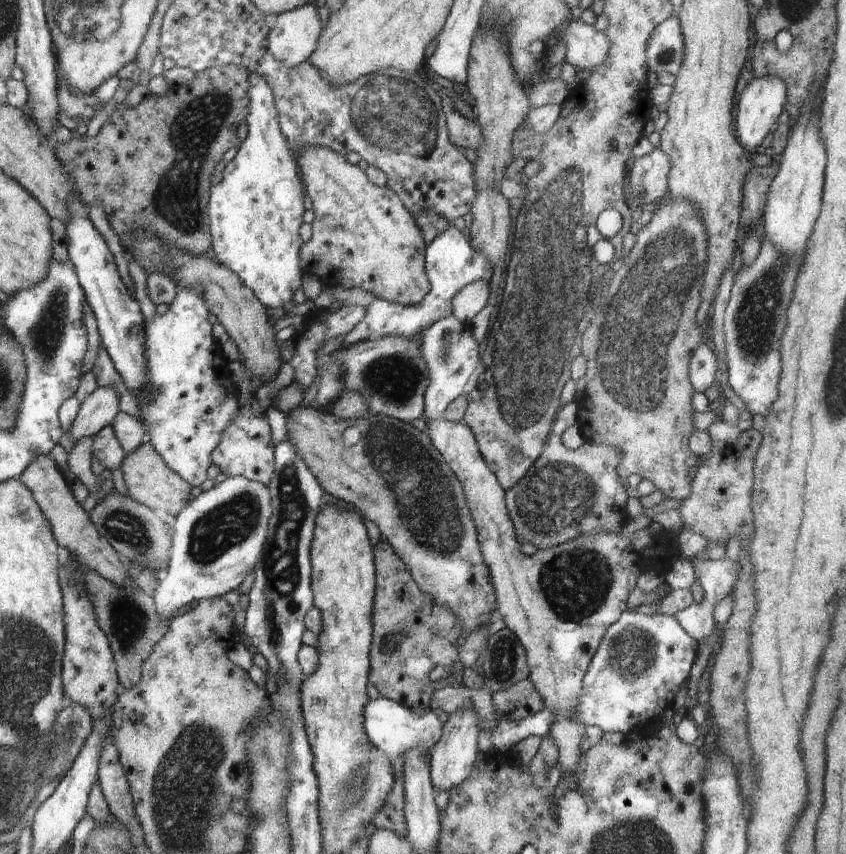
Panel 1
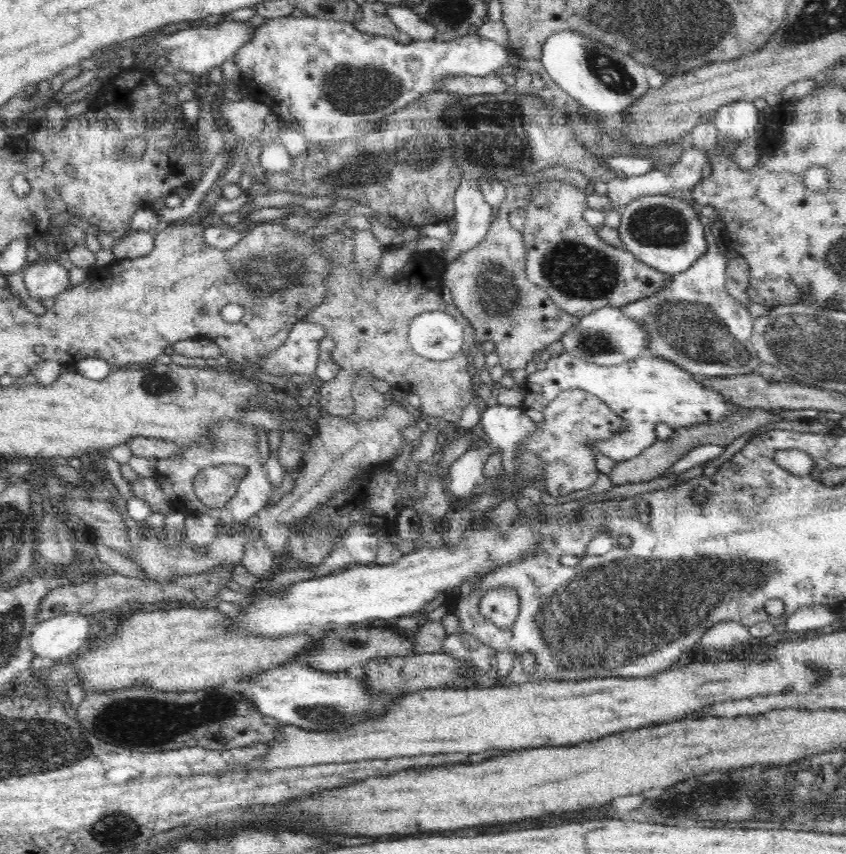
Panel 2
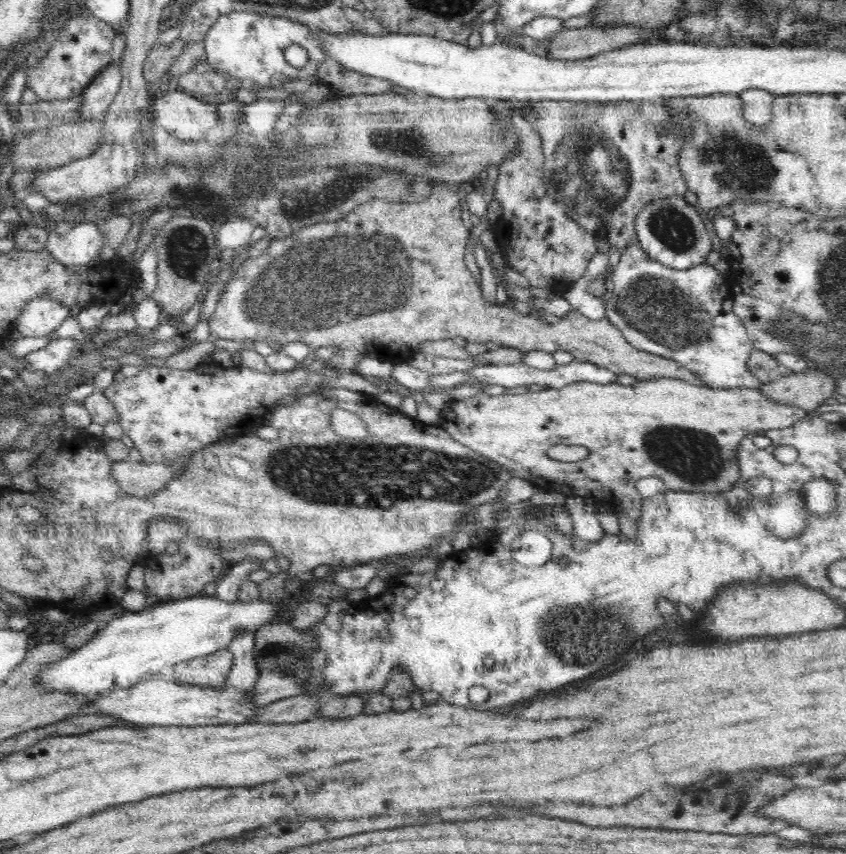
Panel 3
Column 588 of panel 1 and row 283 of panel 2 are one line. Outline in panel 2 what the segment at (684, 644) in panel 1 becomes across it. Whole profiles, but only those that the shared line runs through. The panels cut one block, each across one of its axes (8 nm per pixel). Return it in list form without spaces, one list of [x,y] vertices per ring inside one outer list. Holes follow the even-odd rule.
[[[710,246],[710,250],[706,250],[689,269],[671,275],[660,291],[621,307],[624,316],[635,318],[637,322],[643,322],[646,327],[648,346],[645,354],[664,358],[700,378],[734,377],[752,373],[760,366],[760,358],[751,343],[754,318],[746,305],[734,299],[724,287],[728,279],[726,276],[728,261],[724,253],[725,250],[722,247]]]

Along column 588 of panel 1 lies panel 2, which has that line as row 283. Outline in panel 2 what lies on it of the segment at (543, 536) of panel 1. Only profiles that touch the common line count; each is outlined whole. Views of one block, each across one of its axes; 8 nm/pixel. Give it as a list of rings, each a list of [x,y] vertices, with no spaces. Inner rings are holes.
[[[506,183],[506,196],[498,206],[496,217],[493,218],[488,235],[481,240],[473,249],[467,250],[453,261],[444,265],[442,274],[442,286],[450,290],[453,304],[470,321],[474,328],[478,347],[485,342],[493,342],[496,345],[495,352],[500,358],[499,365],[506,371],[514,371],[526,367],[533,360],[535,353],[552,343],[563,338],[565,332],[576,325],[579,317],[558,308],[548,293],[537,284],[527,279],[526,270],[526,247],[523,241],[523,233],[511,226],[508,216],[514,209],[524,209],[532,199],[532,184],[512,185]]]

